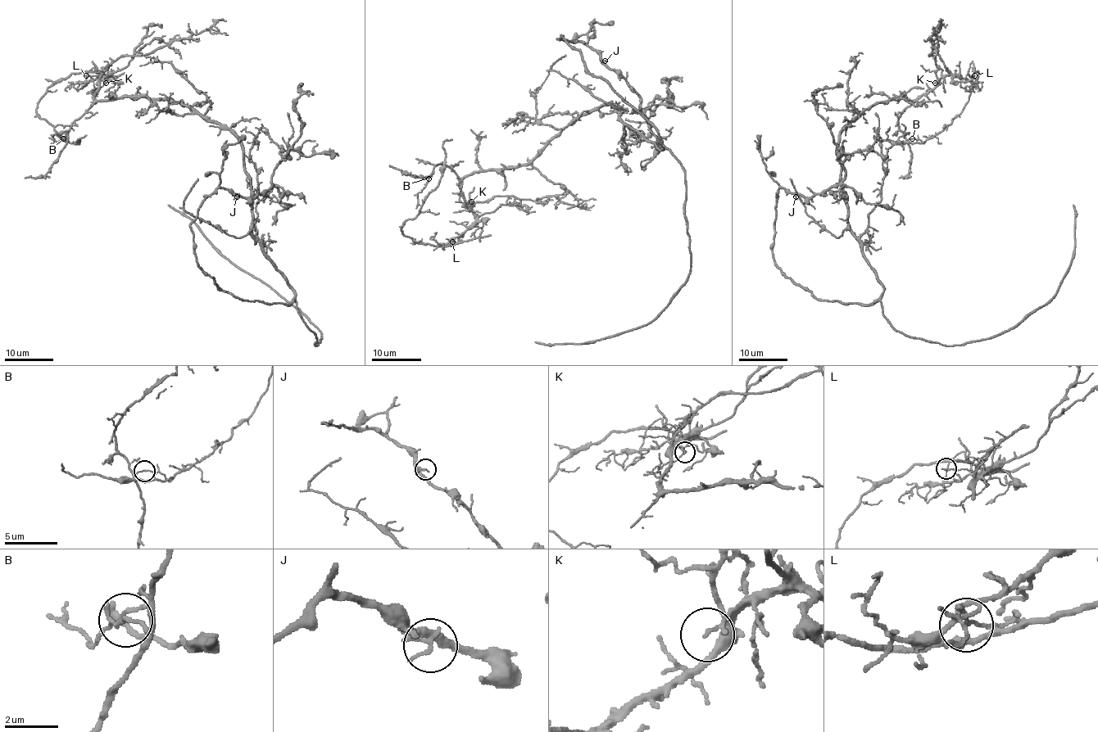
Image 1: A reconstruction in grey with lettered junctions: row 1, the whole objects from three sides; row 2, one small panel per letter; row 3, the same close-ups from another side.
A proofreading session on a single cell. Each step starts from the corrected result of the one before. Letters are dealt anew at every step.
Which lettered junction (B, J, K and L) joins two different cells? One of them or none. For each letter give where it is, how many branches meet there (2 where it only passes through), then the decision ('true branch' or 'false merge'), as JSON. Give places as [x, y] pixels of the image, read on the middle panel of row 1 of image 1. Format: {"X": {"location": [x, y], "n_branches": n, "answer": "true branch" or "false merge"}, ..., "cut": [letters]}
{"B": {"location": [428, 178], "n_branches": 2, "answer": "true branch"}, "J": {"location": [605, 60], "n_branches": 2, "answer": "true branch"}, "K": {"location": [471, 201], "n_branches": 2, "answer": "true branch"}, "L": {"location": [452, 241], "n_branches": 2, "answer": "false merge"}, "cut": ["L"]}

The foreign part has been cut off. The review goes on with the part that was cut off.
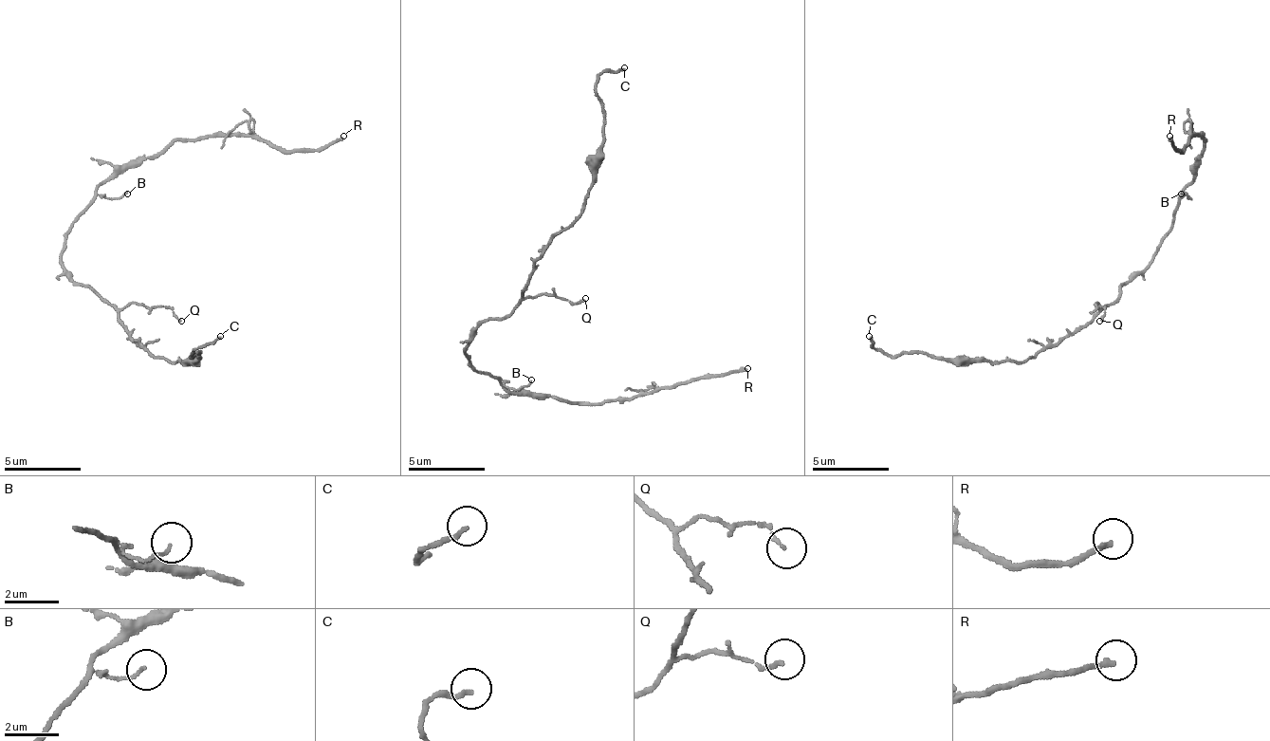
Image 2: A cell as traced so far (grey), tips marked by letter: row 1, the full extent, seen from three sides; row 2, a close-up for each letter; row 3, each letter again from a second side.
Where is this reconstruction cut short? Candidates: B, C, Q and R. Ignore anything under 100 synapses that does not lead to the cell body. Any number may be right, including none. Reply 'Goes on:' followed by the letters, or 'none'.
Goes on: R

